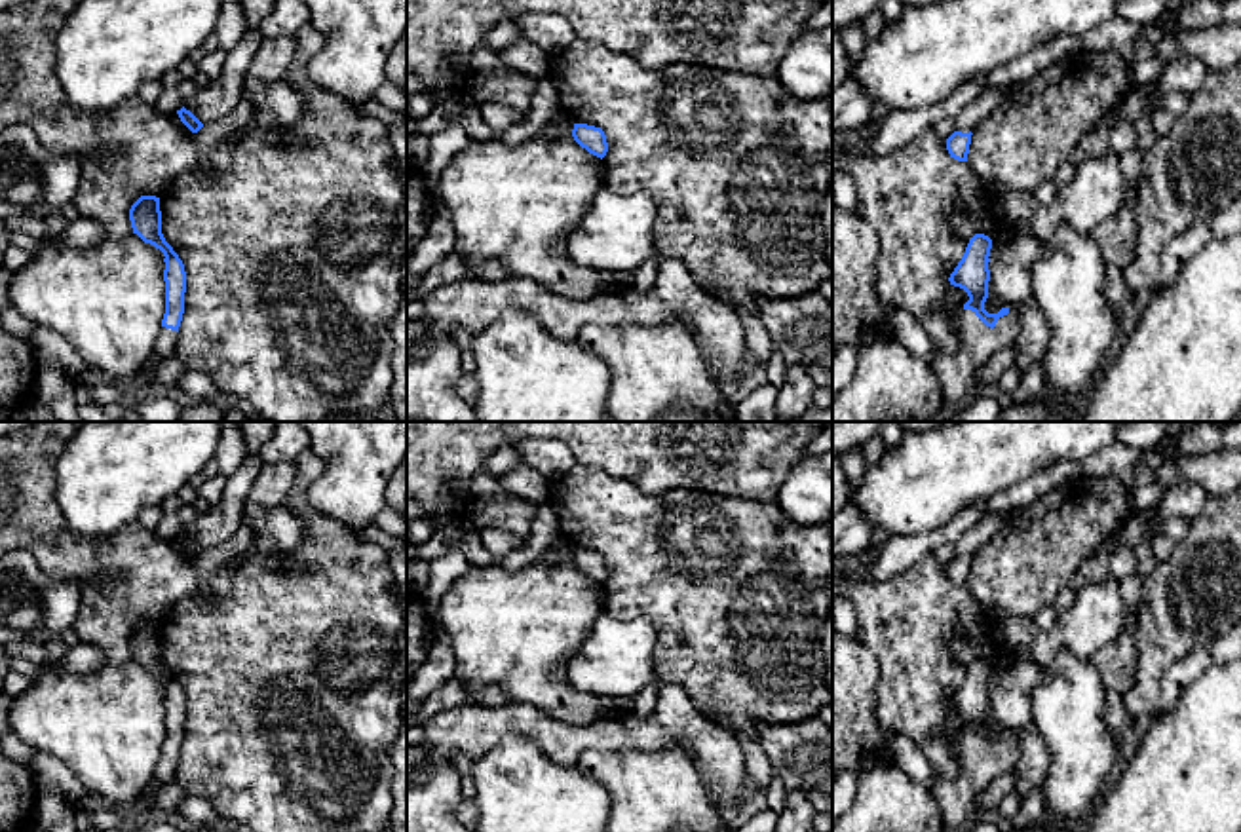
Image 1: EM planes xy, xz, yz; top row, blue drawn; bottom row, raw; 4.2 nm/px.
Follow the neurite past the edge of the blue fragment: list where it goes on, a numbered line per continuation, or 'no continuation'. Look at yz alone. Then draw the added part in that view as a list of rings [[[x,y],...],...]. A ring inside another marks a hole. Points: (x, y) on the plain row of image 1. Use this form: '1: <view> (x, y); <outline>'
1: yz (958, 798); [[[962,735],[962,773],[956,781],[939,781],[935,786],[943,809],[945,832],[969,832],[979,821],[977,800],[988,783],[1015,767],[1019,756],[1017,739],[1009,737],[1000,743],[996,752],[986,752],[971,735]]]

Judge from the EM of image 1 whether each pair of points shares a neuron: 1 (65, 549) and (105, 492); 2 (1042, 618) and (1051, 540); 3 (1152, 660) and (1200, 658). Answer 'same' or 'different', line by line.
1: different
2: different
3: different

